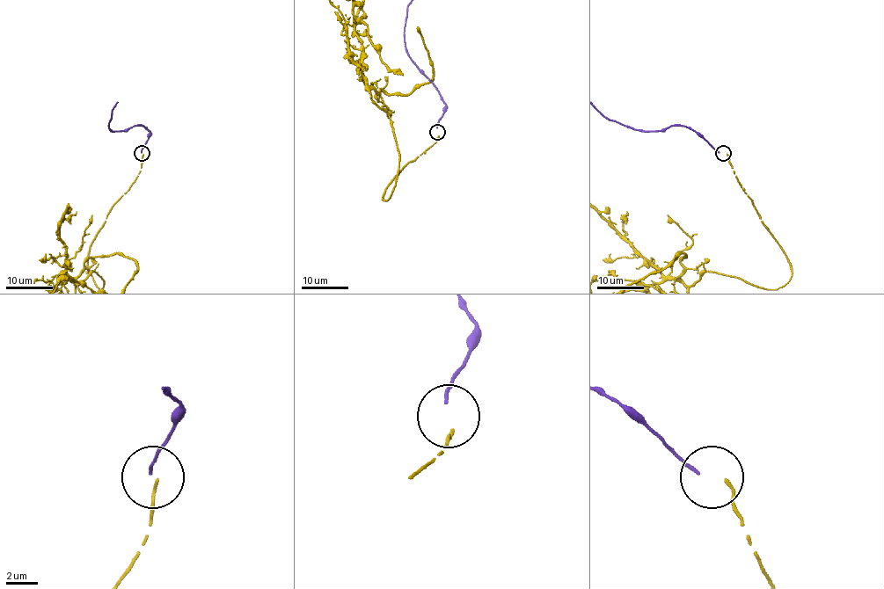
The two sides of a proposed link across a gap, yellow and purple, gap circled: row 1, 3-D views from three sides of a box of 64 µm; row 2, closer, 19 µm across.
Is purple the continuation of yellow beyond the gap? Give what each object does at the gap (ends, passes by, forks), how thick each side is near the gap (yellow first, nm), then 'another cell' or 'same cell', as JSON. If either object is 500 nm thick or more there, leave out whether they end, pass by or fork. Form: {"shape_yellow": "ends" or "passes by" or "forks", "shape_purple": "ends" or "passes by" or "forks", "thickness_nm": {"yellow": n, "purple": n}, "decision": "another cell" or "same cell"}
{"shape_yellow": "ends", "shape_purple": "ends", "thickness_nm": {"yellow": 200, "purple": 190}, "decision": "another cell"}

